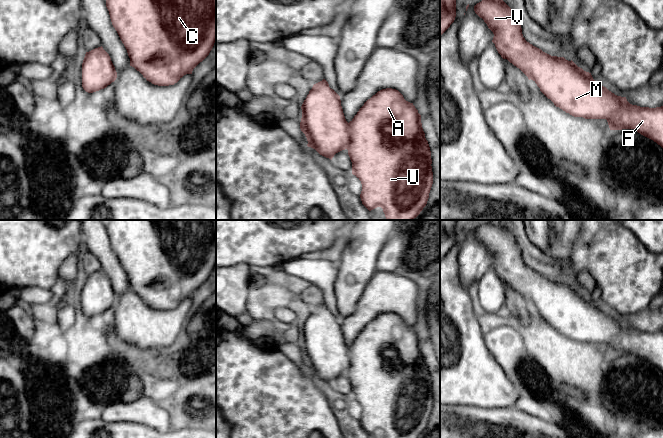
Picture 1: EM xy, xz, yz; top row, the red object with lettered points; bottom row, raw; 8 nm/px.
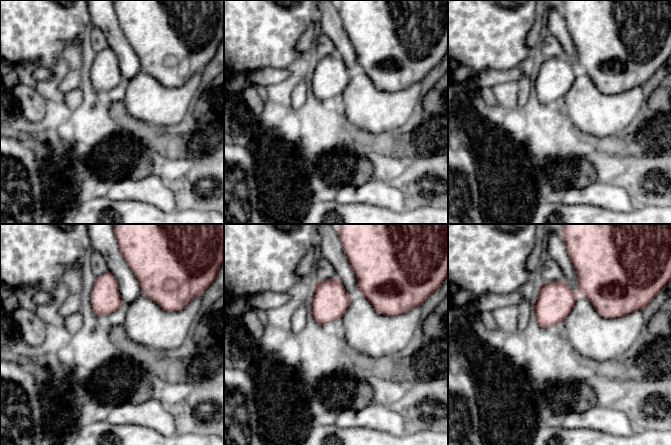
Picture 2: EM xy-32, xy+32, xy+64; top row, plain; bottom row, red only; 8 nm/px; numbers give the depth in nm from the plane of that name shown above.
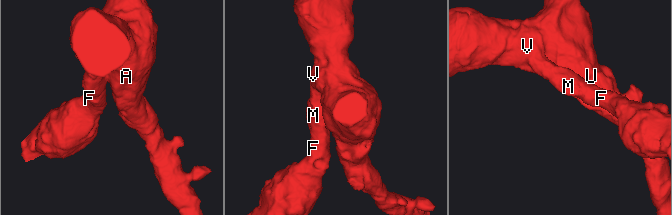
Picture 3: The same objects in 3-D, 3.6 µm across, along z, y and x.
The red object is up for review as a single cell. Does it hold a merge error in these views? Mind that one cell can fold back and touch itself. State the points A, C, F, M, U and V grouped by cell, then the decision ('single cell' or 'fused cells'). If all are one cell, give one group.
groups A C F M U V; single cell

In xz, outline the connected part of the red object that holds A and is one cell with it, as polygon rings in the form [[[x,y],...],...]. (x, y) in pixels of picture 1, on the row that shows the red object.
[[[322,81],[313,85],[302,106],[300,129],[305,134],[308,147],[332,160],[334,155],[347,149],[352,162],[352,174],[362,184],[360,198],[369,210],[381,207],[387,220],[413,220],[426,206],[433,184],[432,159],[428,141],[422,128],[421,115],[413,103],[406,101],[396,89],[378,91],[359,109],[348,123],[341,106],[340,96]]]

